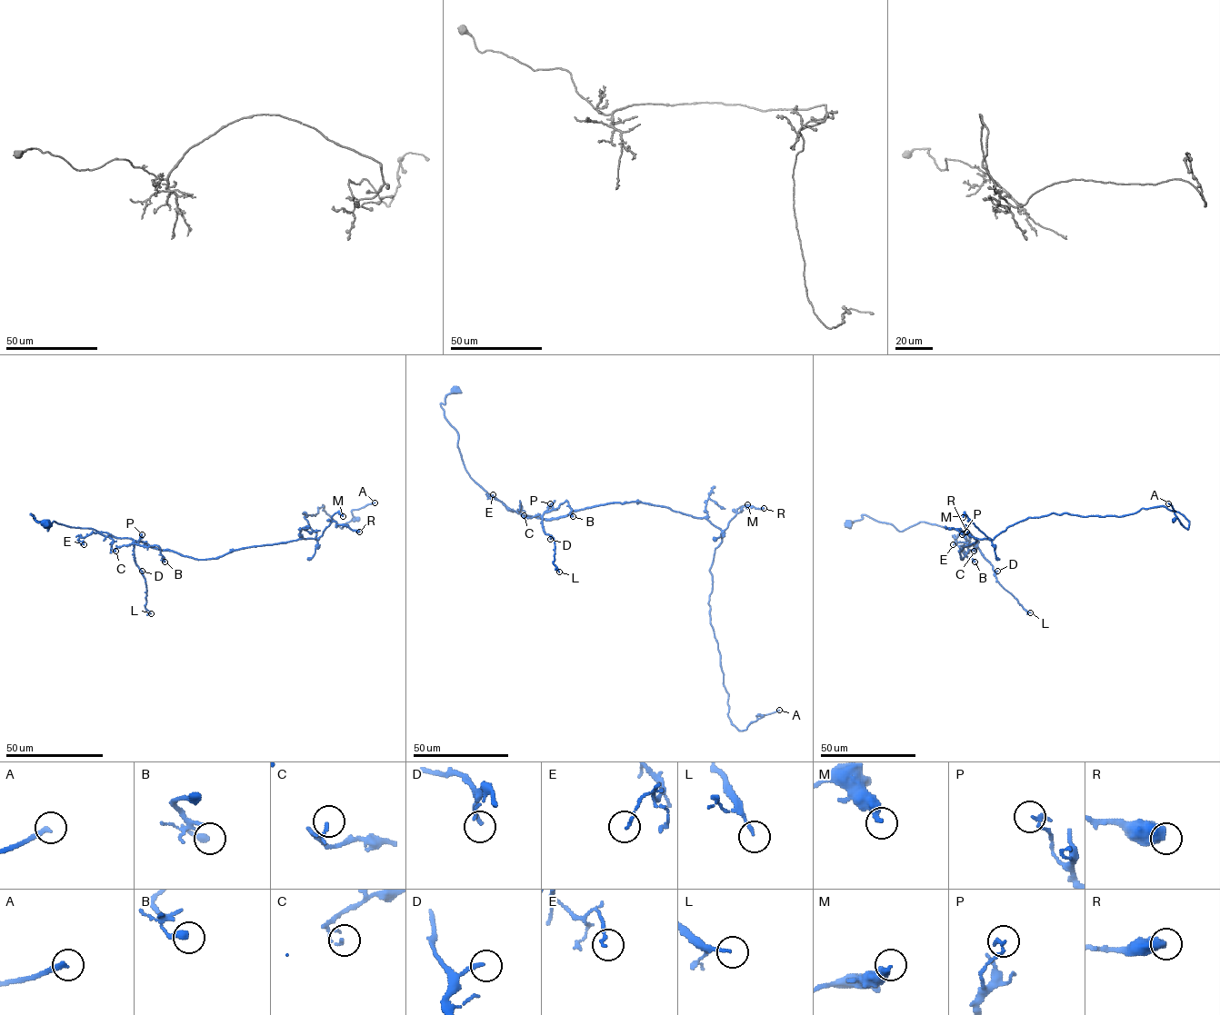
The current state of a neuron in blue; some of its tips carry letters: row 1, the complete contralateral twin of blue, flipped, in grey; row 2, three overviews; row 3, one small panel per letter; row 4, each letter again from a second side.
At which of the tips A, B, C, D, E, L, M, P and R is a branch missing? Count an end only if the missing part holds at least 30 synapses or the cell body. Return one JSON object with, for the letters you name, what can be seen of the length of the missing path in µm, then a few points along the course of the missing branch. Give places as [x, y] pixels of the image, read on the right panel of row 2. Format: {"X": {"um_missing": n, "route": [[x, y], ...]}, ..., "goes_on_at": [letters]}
{"A": {"um_missing": 35, "route": [[1168, 503], [1162, 484], [1157, 480], [1157, 483], [1154, 482], [1147, 474]]}, "goes_on_at": ["A"]}

